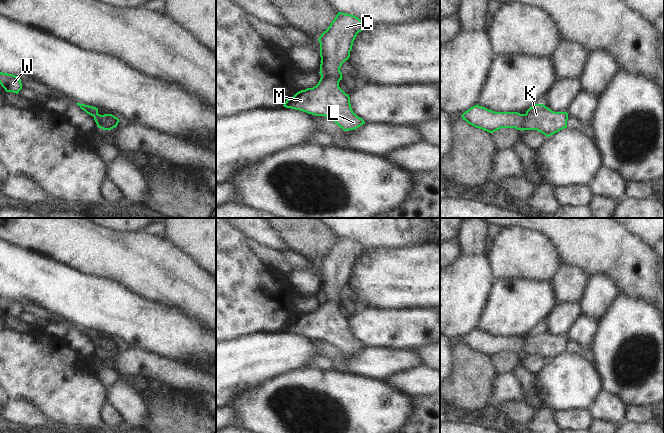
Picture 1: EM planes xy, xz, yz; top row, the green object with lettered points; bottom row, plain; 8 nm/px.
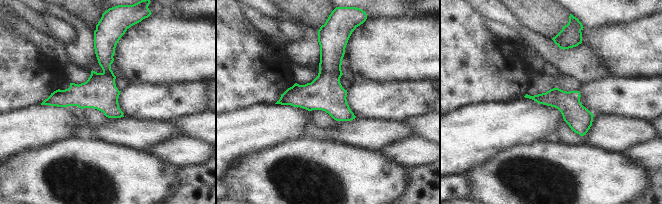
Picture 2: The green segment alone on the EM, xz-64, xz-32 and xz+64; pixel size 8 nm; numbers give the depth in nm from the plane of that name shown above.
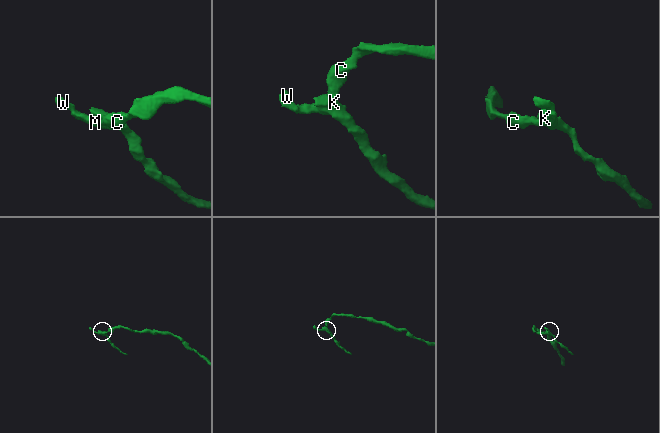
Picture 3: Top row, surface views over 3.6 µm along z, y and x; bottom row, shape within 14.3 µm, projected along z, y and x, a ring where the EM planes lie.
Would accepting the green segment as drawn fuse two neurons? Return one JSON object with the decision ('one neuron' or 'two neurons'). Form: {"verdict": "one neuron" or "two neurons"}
{"verdict": "one neuron"}

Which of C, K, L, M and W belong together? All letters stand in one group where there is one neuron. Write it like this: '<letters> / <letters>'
C K L M W

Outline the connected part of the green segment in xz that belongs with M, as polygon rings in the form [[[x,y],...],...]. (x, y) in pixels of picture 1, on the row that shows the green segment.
[[[338,12],[330,26],[319,37],[320,75],[316,86],[297,92],[284,103],[284,107],[300,110],[315,116],[325,116],[344,131],[365,124],[352,110],[350,97],[340,87],[340,68],[349,59],[353,42],[364,29],[356,16]]]

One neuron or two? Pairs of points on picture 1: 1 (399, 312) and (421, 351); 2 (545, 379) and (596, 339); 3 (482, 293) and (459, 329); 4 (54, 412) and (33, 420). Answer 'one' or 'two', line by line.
1: two
2: two
3: one
4: two

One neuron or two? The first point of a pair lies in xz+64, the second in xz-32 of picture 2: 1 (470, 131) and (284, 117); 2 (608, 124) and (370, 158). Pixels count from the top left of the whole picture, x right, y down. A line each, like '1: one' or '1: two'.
1: one
2: one

